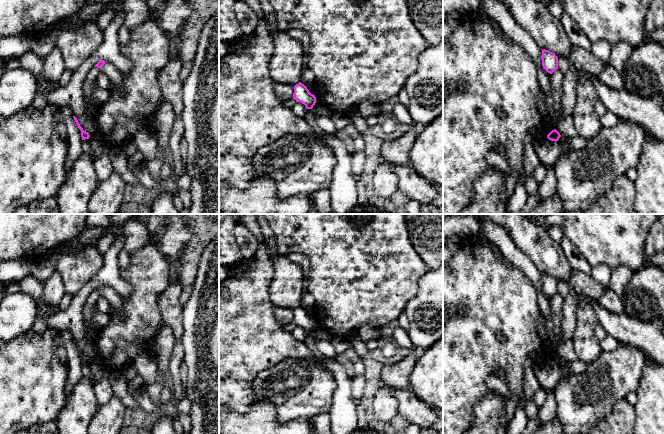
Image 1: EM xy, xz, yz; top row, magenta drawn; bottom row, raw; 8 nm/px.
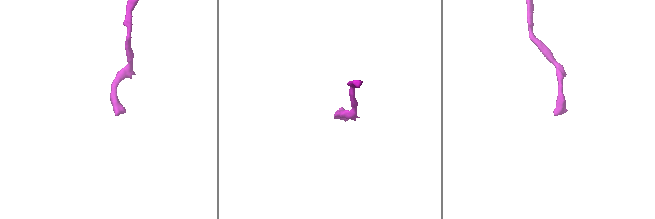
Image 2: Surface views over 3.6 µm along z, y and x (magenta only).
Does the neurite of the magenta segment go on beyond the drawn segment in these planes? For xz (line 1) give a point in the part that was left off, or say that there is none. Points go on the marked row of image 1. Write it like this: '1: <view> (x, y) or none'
1: none

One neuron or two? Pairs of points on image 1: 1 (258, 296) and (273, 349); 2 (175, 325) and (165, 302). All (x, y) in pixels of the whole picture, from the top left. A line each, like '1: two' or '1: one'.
1: one
2: one

